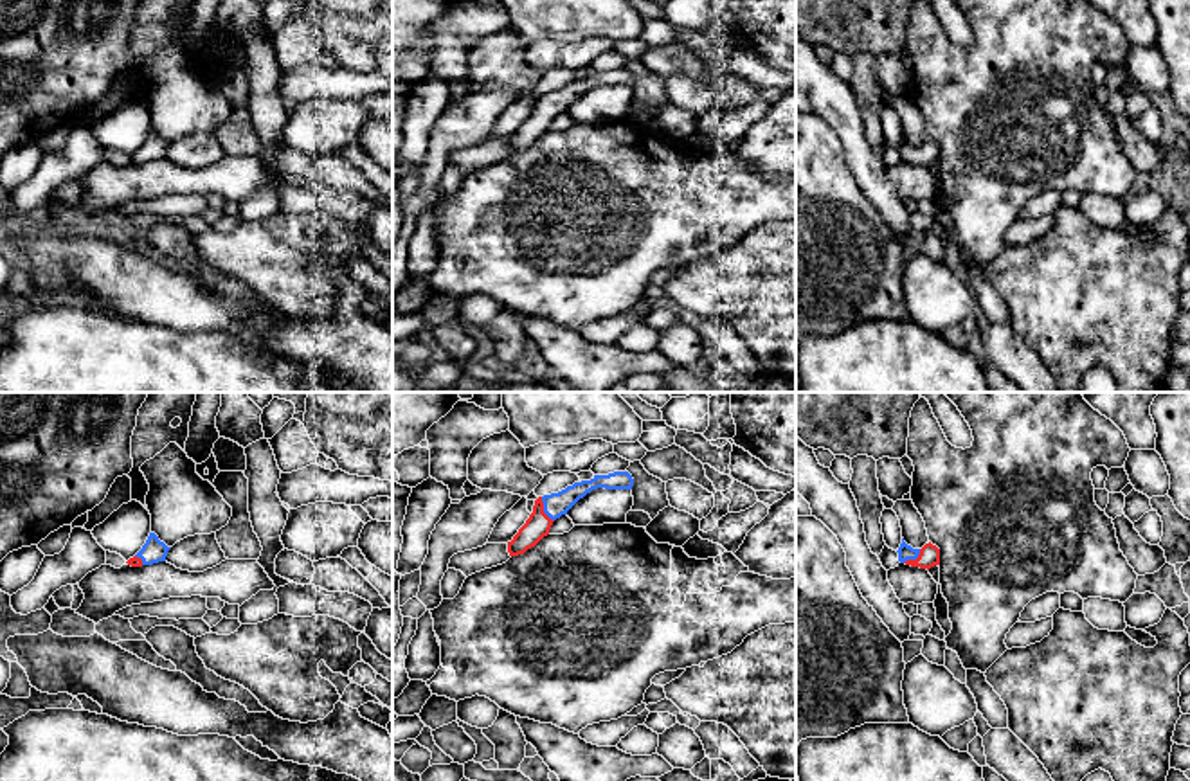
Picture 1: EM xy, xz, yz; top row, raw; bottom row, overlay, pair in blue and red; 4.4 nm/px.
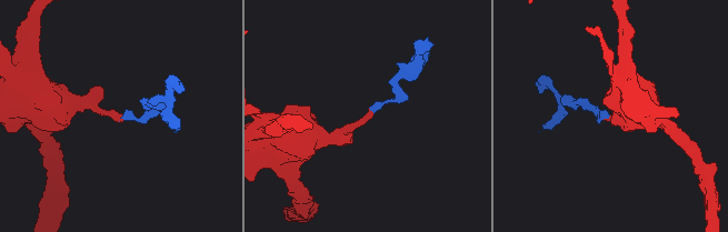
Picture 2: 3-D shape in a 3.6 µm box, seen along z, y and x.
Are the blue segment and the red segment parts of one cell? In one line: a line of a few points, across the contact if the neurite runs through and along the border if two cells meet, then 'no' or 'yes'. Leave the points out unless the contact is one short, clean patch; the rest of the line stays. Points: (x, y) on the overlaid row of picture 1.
xz (555, 504), (544, 510), (537, 526) | yes

